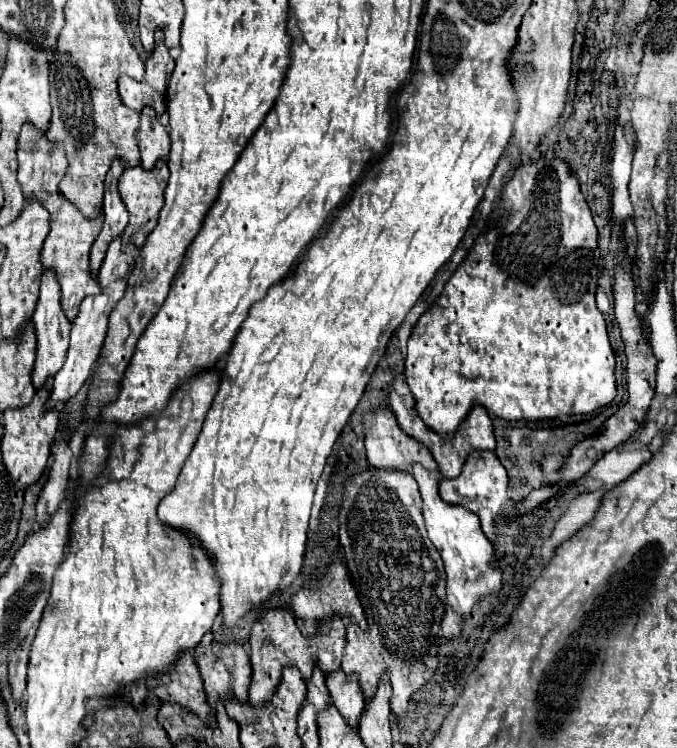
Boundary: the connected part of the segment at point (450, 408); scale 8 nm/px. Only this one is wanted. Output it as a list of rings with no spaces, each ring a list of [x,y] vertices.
[[[540,158],[534,164],[524,164],[520,166],[512,178],[506,182],[504,194],[506,202],[492,210],[488,218],[502,218],[500,222],[492,224],[488,230],[480,232],[480,236],[474,240],[468,258],[456,268],[452,278],[444,284],[442,294],[434,300],[434,304],[418,318],[418,322],[412,328],[412,334],[408,338],[408,356],[406,356],[406,382],[410,392],[414,394],[416,400],[416,410],[418,416],[424,420],[424,424],[444,436],[444,440],[450,440],[458,426],[468,418],[468,412],[474,408],[474,404],[484,406],[494,418],[504,420],[504,422],[540,422],[548,418],[556,418],[560,414],[574,416],[574,414],[588,414],[596,408],[602,408],[610,404],[616,396],[616,378],[614,378],[614,352],[610,348],[608,332],[606,332],[606,322],[602,312],[596,308],[594,294],[596,294],[596,280],[598,280],[598,230],[592,220],[592,212],[580,192],[578,178],[570,170],[570,166],[560,160],[544,160]]]

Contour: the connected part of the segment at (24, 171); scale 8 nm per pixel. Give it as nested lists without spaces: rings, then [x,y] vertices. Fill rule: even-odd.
[[[24,124],[18,140],[18,182],[22,184],[24,196],[36,196],[46,210],[50,212],[50,234],[46,236],[44,248],[42,248],[42,266],[54,268],[62,286],[62,308],[68,316],[68,320],[76,318],[80,302],[88,294],[98,294],[100,286],[96,276],[90,272],[90,248],[96,240],[98,232],[102,230],[102,218],[104,214],[98,212],[94,218],[82,216],[82,212],[66,200],[58,188],[62,178],[68,170],[68,160],[62,144],[52,142],[46,138],[46,132],[38,132],[34,124]]]

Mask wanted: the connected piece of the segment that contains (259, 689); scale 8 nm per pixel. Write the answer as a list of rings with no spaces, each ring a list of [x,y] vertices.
[[[268,610],[264,618],[254,624],[250,638],[250,662],[252,662],[252,684],[250,684],[250,702],[256,708],[264,708],[266,702],[274,696],[278,684],[282,682],[282,670],[286,666],[296,666],[302,678],[308,682],[314,668],[320,668],[324,674],[332,674],[340,668],[342,654],[346,648],[346,622],[338,616],[330,622],[324,622],[324,634],[318,638],[304,638],[296,626],[295,616],[290,610]]]

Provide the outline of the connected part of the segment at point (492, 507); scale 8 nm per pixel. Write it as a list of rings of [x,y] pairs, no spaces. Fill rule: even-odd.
[[[472,452],[458,478],[440,482],[440,498],[452,506],[464,506],[470,512],[474,512],[482,522],[482,530],[486,538],[494,544],[498,540],[496,522],[498,522],[500,510],[508,502],[506,490],[508,490],[508,474],[494,452]]]

